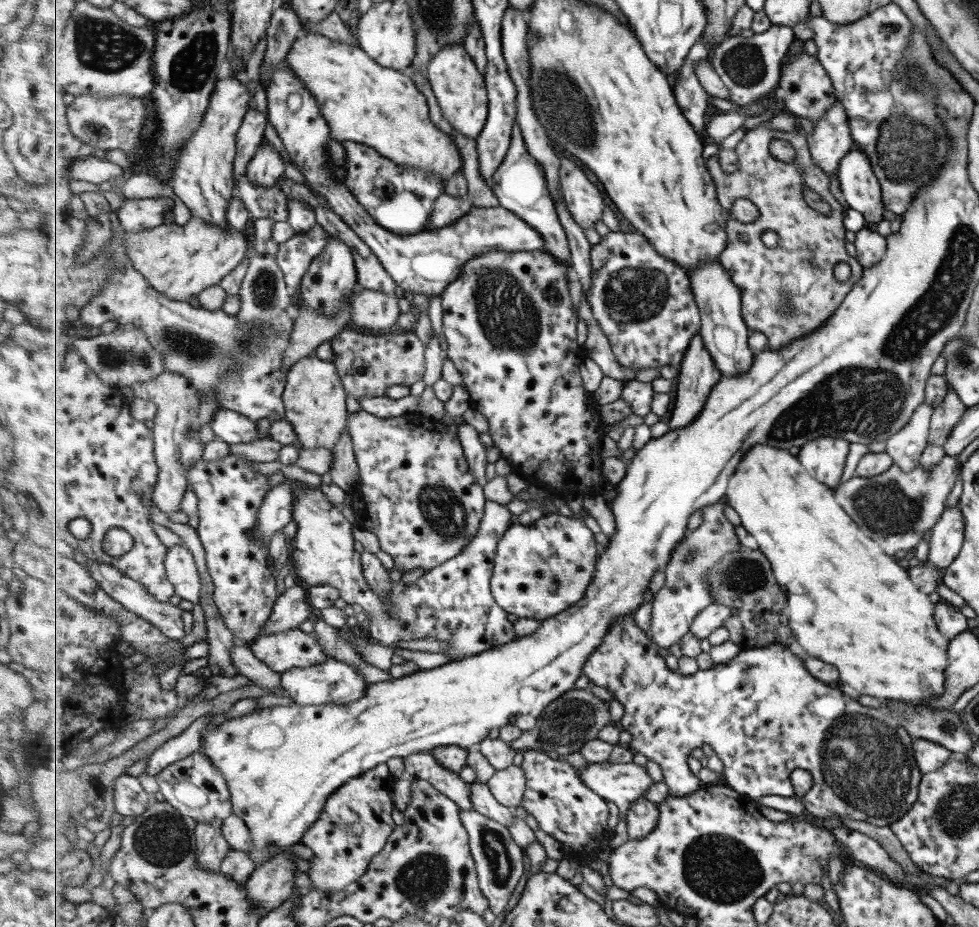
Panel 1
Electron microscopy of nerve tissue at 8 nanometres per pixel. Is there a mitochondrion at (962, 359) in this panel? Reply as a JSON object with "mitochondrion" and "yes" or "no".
{"mitochondrion":"yes"}

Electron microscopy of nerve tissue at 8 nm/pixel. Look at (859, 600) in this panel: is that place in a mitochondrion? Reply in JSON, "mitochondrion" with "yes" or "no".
{"mitochondrion":"no"}

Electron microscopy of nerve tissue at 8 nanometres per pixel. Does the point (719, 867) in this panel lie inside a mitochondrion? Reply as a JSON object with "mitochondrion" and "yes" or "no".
{"mitochondrion":"yes"}

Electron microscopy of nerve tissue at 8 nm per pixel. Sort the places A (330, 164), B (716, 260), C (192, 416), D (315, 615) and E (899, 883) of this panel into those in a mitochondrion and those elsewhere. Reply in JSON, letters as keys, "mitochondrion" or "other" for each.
{"A":"other","B":"other","C":"mitochondrion","D":"other","E":"other"}

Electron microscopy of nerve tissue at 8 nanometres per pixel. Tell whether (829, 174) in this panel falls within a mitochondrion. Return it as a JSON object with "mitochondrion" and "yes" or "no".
{"mitochondrion":"no"}

